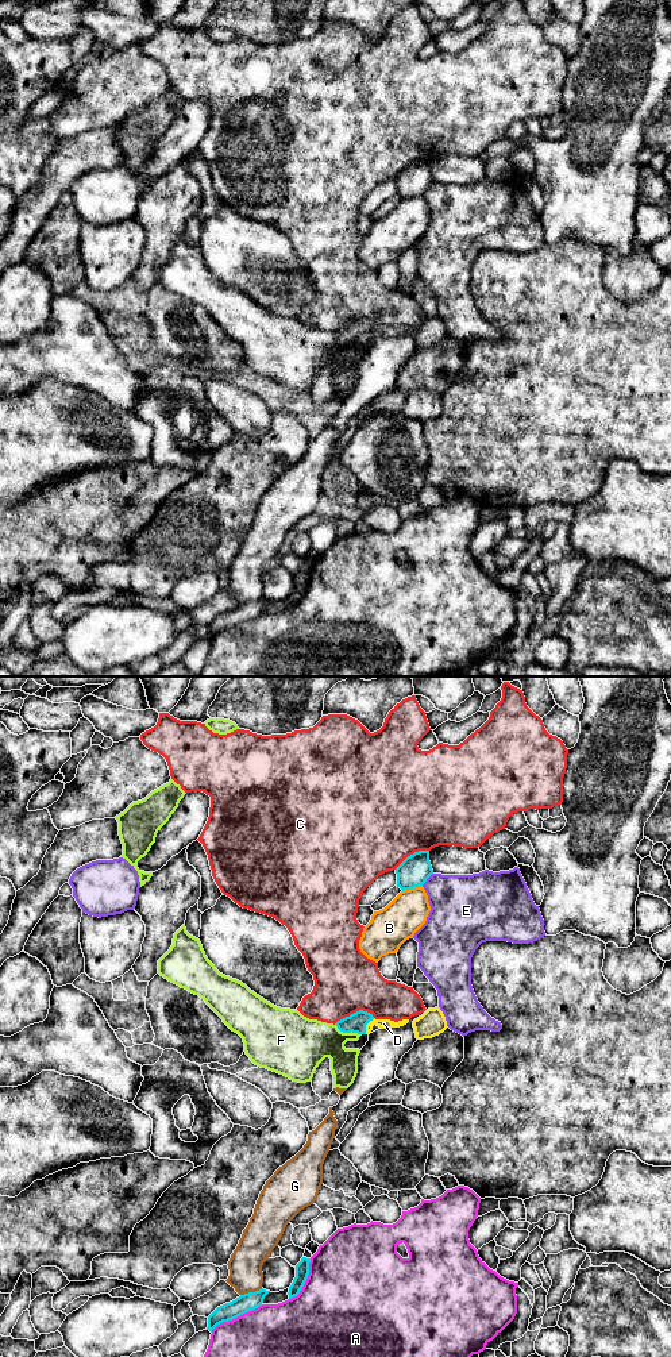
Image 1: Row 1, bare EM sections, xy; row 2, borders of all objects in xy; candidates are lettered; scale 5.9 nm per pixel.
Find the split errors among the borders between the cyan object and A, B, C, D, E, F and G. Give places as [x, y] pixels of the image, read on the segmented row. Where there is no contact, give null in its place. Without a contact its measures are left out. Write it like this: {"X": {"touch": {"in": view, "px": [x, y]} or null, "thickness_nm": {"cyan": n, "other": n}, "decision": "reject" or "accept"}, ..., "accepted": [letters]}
{"A": {"touch": {"in": "xy", "px": [236, 1317]}, "thickness_nm": {"cyan": 110, "other": 320}, "decision": "reject"}, "B": {"touch": {"in": "xy", "px": [412, 887]}, "thickness_nm": {"cyan": 180, "other": 240}, "decision": "reject"}, "C": {"touch": {"in": "xy", "px": [354, 1013]}, "thickness_nm": {"cyan": 120, "other": 380}, "decision": "reject"}, "D": {"touch": {"in": "xy", "px": [366, 1024]}, "thickness_nm": {"cyan": 120, "other": 60}, "decision": "reject"}, "E": {"touch": {"in": "xy", "px": [427, 878]}, "thickness_nm": {"cyan": 180, "other": 360}, "decision": "reject"}, "F": {"touch": {"in": "xy", "px": [347, 1032]}, "thickness_nm": {"cyan": 120, "other": 280}, "decision": "reject"}, "G": {"touch": {"in": "xy", "px": [251, 1292]}, "thickness_nm": {"cyan": 110, "other": 200}, "decision": "reject"}, "accepted": []}

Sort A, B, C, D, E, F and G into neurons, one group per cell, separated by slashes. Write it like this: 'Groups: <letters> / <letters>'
Groups: A / B / C / D / E / F / G

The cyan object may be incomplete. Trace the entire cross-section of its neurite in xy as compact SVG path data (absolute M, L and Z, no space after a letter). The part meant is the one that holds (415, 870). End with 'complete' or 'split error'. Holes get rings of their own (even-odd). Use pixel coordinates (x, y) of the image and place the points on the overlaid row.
M419 851L408 856L397 868L397 887L410 890L423 886L433 874L429 851Z; complete

